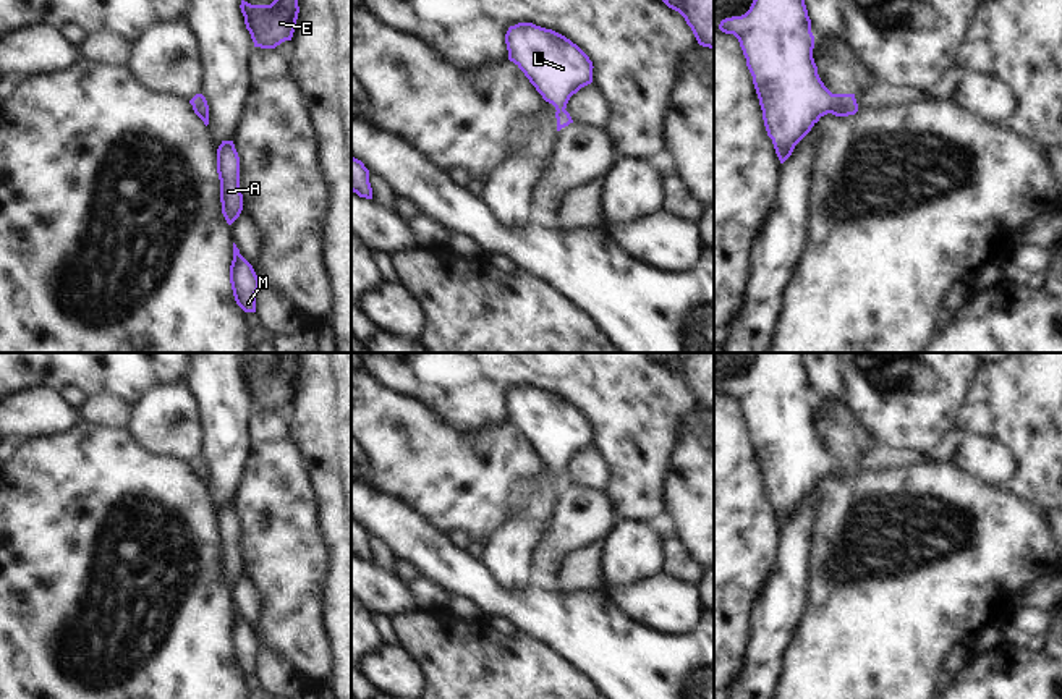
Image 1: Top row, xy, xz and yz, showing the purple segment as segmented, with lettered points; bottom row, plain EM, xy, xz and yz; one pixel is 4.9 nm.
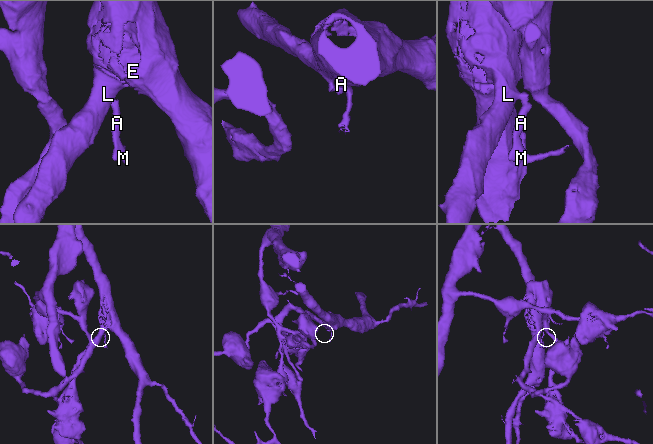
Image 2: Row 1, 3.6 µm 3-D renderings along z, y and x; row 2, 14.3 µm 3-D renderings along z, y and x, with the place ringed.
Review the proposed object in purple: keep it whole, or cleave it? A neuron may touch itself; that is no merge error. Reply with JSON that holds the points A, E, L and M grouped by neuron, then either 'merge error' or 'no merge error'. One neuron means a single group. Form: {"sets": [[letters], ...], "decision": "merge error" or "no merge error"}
{"sets": [["A", "E", "L", "M"]], "decision": "no merge error"}

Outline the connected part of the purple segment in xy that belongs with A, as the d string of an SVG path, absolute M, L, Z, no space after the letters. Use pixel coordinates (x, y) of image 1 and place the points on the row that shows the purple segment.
M222 141L217 149L217 173L220 180L222 214L232 225L243 210L243 194L240 189L240 157L233 141Z

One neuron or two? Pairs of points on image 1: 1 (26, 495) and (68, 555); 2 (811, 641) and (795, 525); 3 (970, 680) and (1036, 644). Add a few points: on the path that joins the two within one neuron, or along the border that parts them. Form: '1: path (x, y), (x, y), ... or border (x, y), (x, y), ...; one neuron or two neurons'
1: path (41, 510), (68, 541); one neuron
2: border (810, 565), (807, 607), (792, 638); two neurons
3: border (1045, 648), (1038, 652), (1025, 649); two neurons

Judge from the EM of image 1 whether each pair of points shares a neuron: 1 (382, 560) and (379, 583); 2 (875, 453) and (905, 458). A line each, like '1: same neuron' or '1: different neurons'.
1: different neurons
2: same neuron

